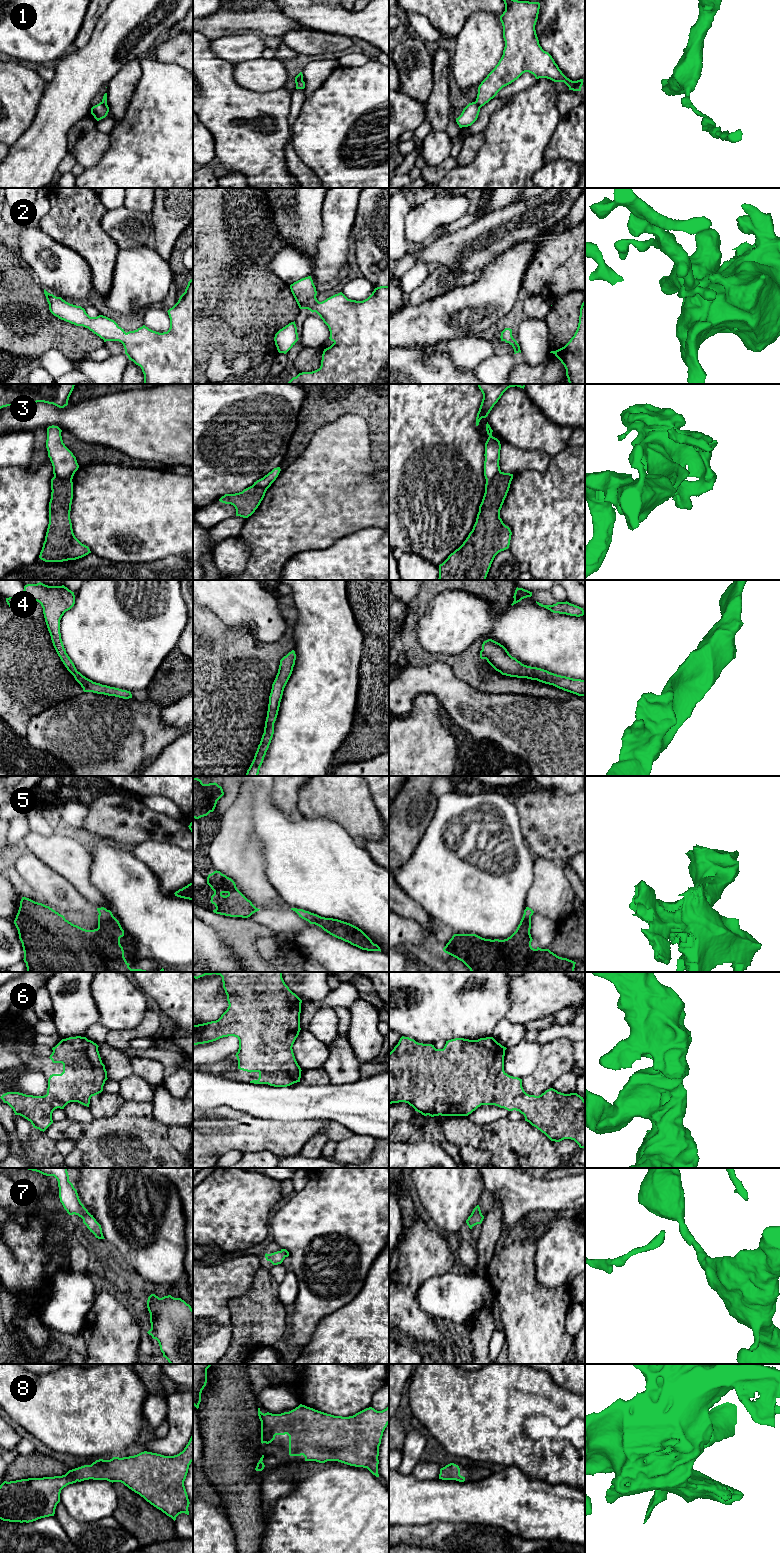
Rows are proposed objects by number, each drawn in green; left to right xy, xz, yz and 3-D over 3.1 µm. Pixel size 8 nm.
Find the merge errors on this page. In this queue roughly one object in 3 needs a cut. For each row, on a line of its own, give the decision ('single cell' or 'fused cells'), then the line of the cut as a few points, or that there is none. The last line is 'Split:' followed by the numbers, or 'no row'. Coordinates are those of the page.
1: fused cells; cut in yz along (475, 101), (480, 107)
2: single cell; no cut
3: fused cells; cut in xy along (54, 476), (71, 480)
4: single cell; no cut
5: single cell; no cut
6: single cell; no cut
7: single cell; no cut
8: single cell; no cut
Split: 1, 3

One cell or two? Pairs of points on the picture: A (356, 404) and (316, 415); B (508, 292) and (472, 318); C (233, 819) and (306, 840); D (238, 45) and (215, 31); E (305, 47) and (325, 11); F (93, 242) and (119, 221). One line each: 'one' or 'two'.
A: one
B: one
C: two
D: two
E: two
F: two

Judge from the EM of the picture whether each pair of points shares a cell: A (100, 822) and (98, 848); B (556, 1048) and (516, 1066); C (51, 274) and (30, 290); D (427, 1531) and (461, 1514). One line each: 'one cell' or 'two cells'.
A: two cells
B: two cells
C: two cells
D: two cells

